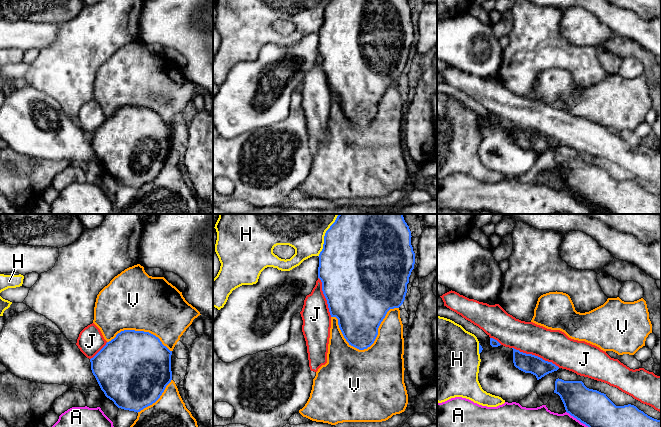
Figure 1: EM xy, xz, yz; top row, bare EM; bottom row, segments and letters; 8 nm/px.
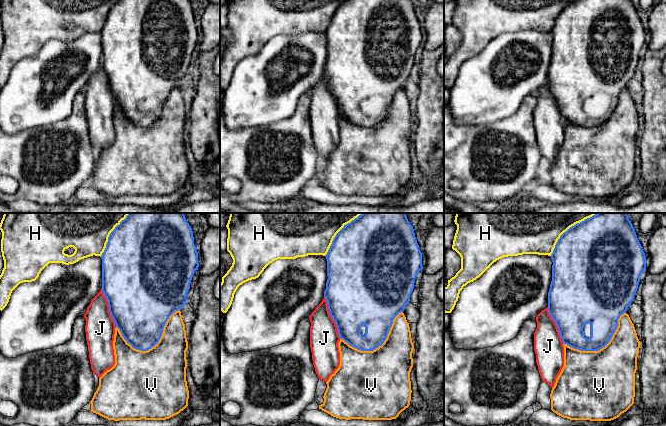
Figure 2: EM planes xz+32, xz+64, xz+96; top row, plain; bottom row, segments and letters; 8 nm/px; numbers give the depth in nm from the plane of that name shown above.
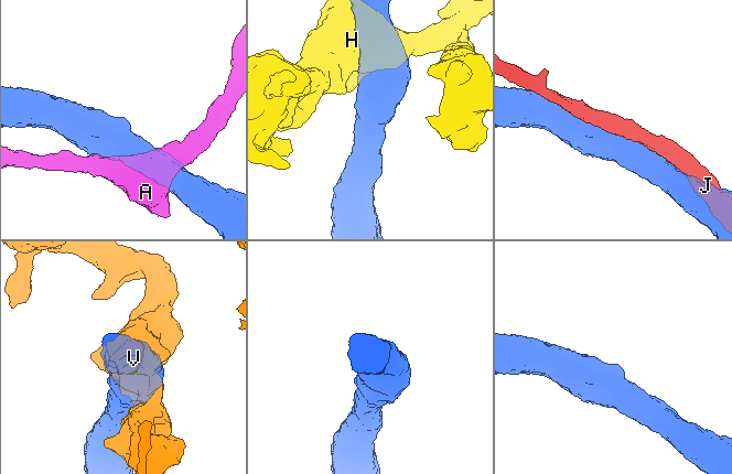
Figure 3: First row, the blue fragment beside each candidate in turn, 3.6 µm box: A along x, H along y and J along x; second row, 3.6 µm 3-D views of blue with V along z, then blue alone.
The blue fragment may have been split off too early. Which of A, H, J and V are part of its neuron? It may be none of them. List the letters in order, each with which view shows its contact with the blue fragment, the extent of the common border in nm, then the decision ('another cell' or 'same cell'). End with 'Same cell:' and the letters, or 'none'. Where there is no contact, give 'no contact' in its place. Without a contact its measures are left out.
A: yz | 340 nm | another cell
H: xz | 280 nm | another cell
J: yz | 420 nm | same cell
V: xz | 550 nm | another cell
Same cell: J

